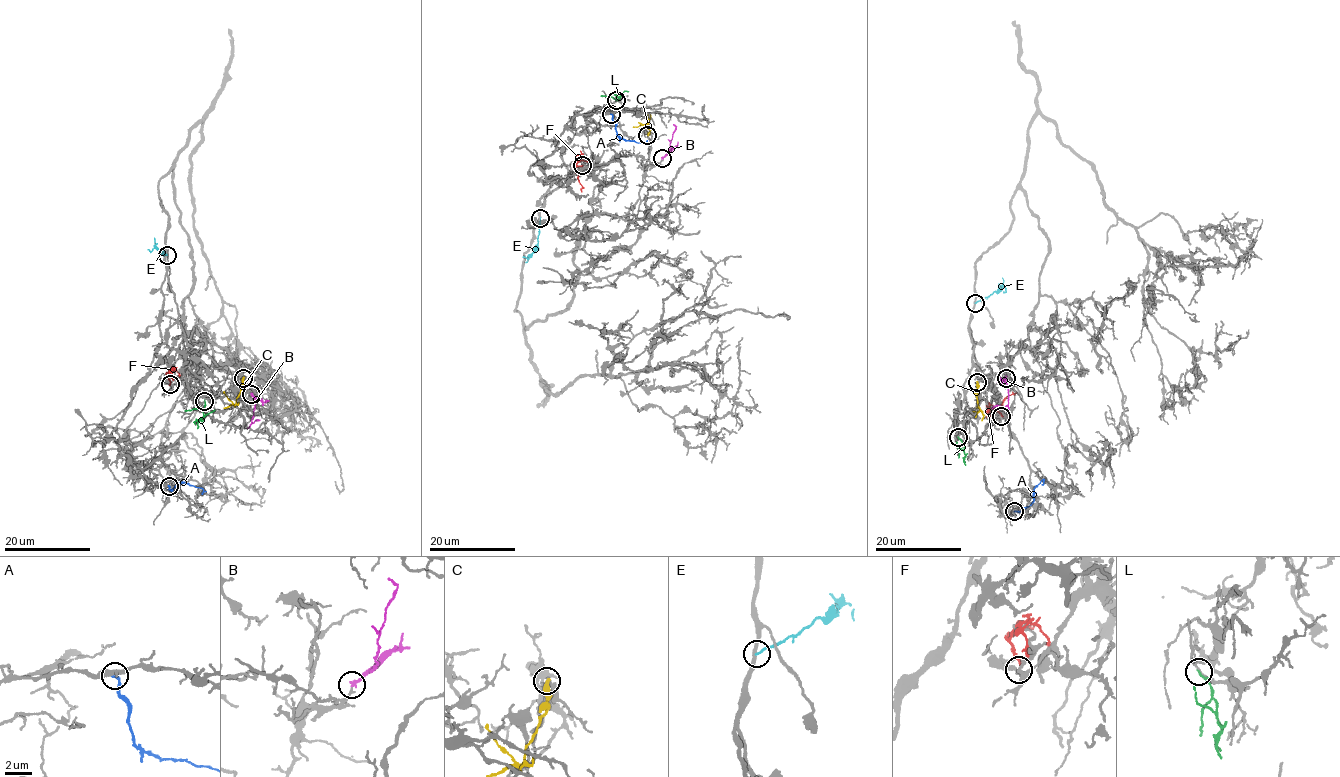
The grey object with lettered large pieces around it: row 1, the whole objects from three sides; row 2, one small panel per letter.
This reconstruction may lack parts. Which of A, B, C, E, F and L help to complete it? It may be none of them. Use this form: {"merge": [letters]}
{"merge": ["A", "B"]}

